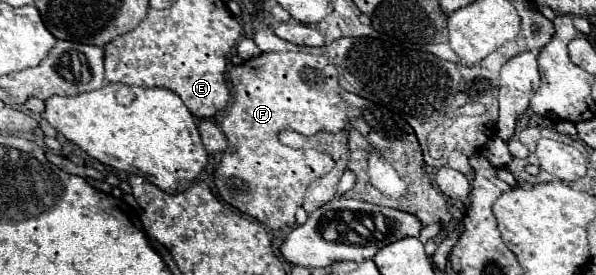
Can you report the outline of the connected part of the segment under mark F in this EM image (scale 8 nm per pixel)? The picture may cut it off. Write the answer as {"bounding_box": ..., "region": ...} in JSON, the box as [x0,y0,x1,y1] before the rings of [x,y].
{"bounding_box":[214,51,406,231],"region":[[[302,51],[288,53],[260,53],[254,59],[244,61],[238,67],[230,67],[232,105],[222,121],[222,131],[228,139],[228,147],[222,153],[220,165],[214,173],[214,185],[218,195],[232,205],[264,223],[268,229],[286,231],[296,227],[294,213],[304,201],[306,187],[326,175],[334,161],[316,149],[294,149],[278,139],[280,131],[292,129],[300,135],[314,135],[322,129],[340,131],[346,129],[350,139],[360,139],[360,149],[370,153],[368,175],[370,183],[388,197],[402,197],[406,183],[384,161],[372,145],[356,133],[346,115],[342,91],[338,85],[338,71],[324,55],[310,55]]]}

